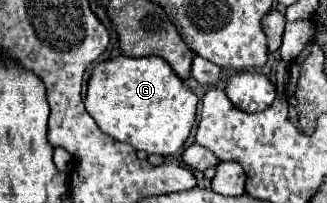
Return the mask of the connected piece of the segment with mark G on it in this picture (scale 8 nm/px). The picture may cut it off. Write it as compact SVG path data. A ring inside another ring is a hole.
M118 55L96 63L88 81L84 105L96 125L116 141L126 141L134 149L142 149L148 155L172 155L190 135L196 119L198 97L162 57Z

